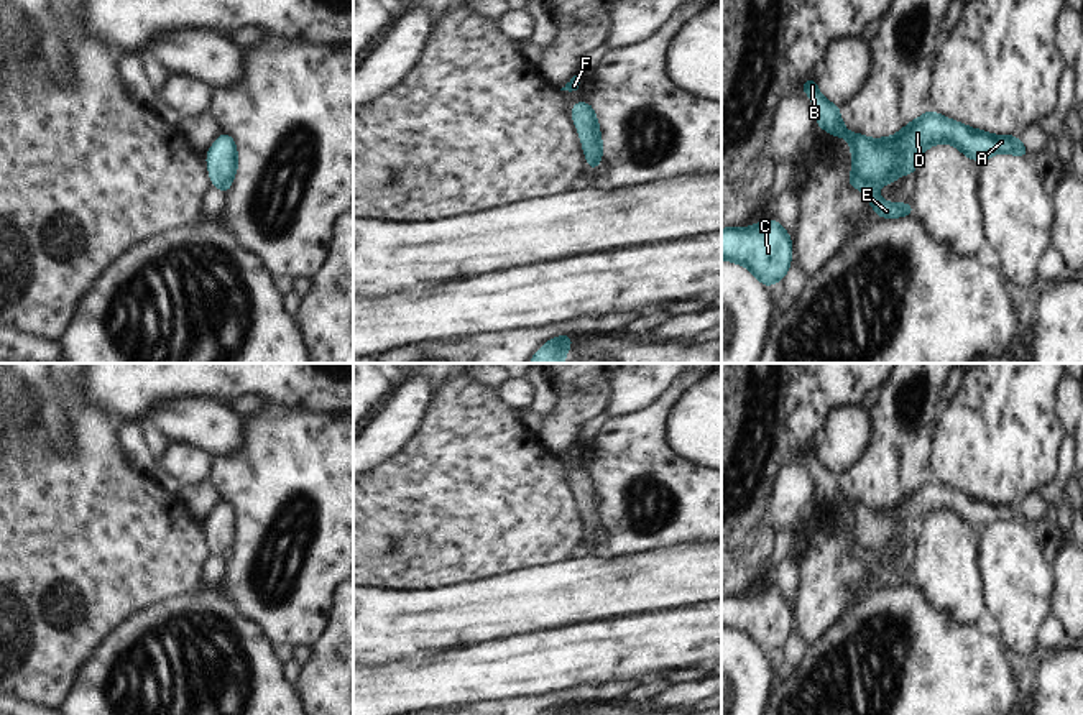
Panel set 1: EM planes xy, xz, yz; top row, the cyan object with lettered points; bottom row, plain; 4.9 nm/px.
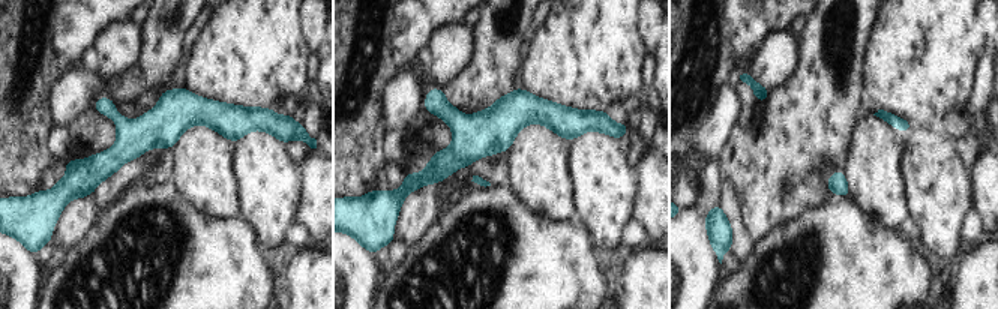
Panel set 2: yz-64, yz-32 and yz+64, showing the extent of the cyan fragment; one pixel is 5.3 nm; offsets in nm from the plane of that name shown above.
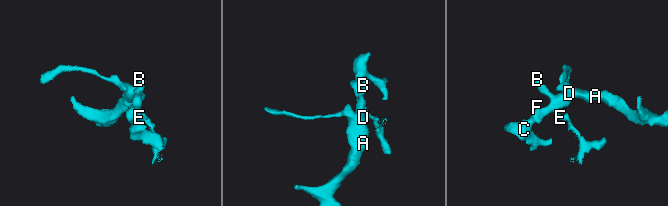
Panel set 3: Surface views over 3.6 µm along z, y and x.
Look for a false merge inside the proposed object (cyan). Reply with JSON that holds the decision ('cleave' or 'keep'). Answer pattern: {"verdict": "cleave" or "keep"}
{"verdict": "cleave"}

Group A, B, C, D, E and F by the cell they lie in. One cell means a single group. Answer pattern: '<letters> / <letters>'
A B C D F / E

